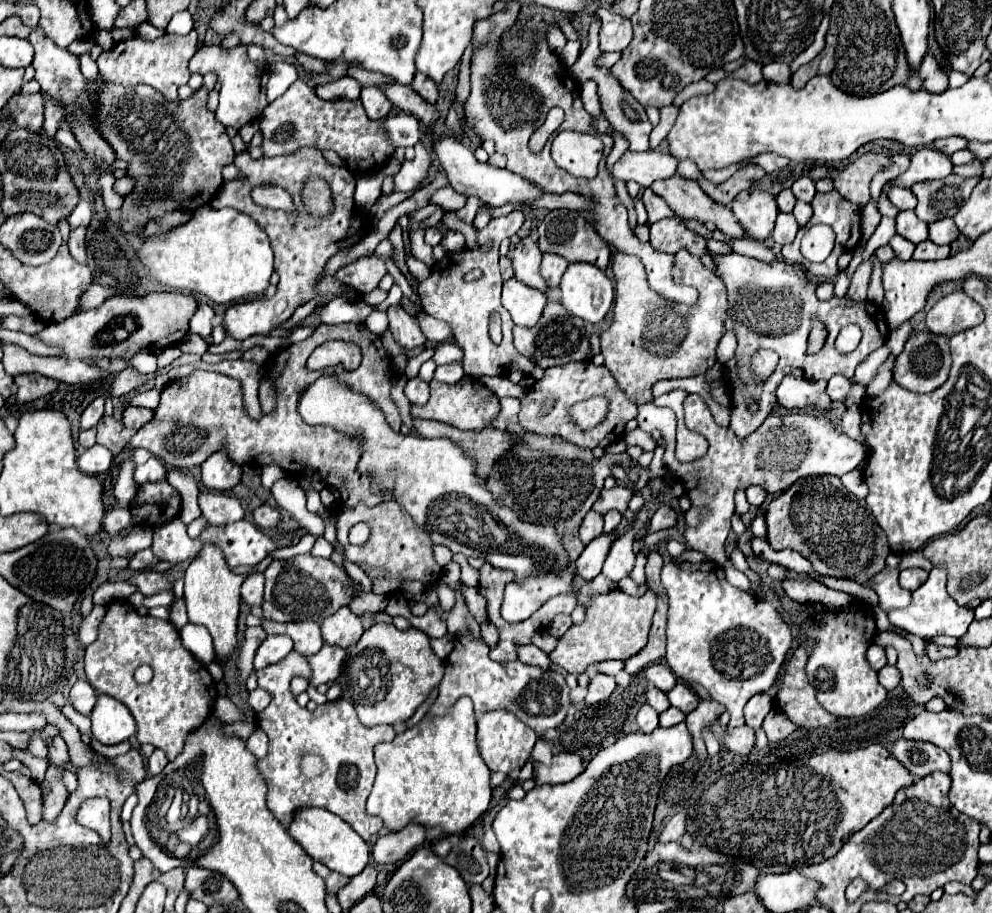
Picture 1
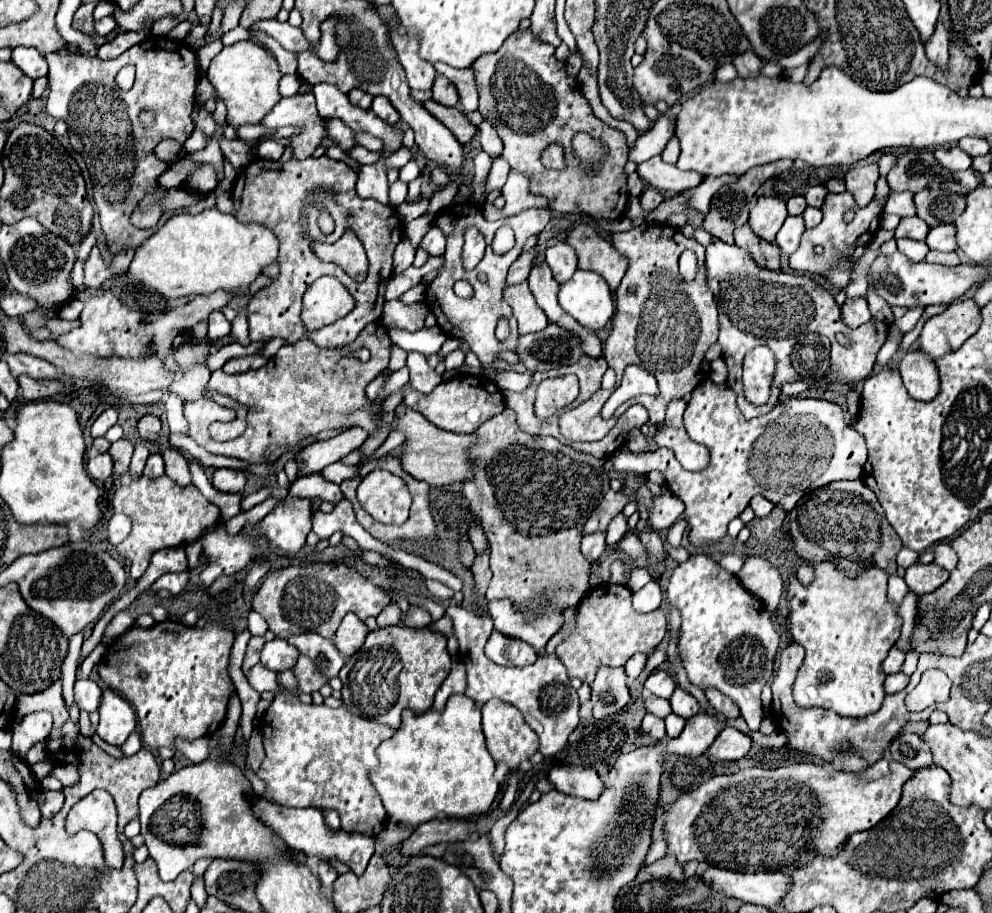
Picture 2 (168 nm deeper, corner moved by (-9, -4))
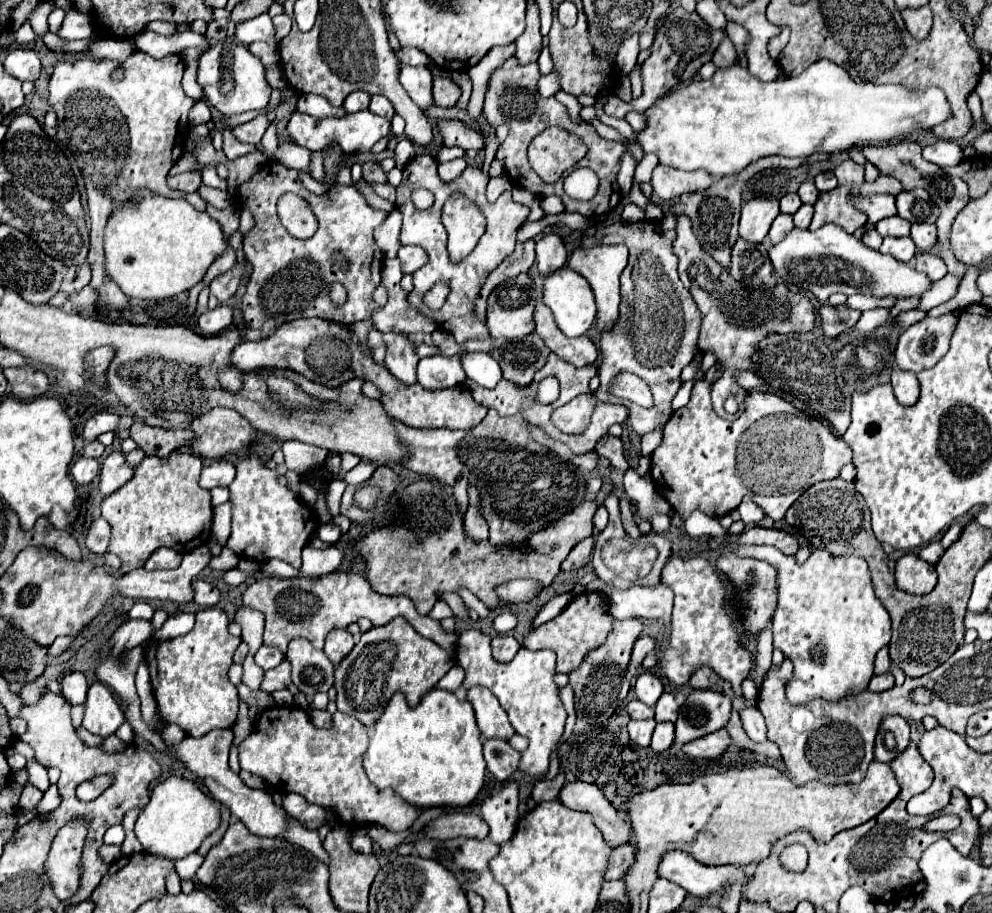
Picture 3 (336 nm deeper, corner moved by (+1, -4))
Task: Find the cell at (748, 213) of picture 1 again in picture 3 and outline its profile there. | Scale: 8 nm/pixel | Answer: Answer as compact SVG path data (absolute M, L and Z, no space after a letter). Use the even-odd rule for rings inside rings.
M748 200L742 206L742 218L740 218L740 238L748 242L762 242L774 222L774 218L780 214L778 200Z

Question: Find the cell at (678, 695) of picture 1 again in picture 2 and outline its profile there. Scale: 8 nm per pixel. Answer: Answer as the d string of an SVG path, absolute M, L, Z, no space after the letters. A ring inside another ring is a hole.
M682 688L674 690L674 694L670 698L670 704L672 704L672 712L678 714L678 716L682 716L682 718L692 718L694 714L700 712L698 700L690 692L686 692Z

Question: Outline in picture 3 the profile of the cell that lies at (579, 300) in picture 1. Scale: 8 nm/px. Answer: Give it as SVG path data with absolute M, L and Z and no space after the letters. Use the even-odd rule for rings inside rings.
M568 266L546 276L546 280L544 280L544 304L552 310L554 320L560 326L560 330L570 338L582 336L592 326L592 322L596 318L596 302L594 302L594 294L592 294L590 284L586 282L586 278L582 278L578 272L570 270Z

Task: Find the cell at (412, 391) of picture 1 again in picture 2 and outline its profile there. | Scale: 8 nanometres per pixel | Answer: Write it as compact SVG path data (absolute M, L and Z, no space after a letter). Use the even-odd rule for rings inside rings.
M408 352L406 366L410 370L410 386L422 394L430 394L434 386L442 382L442 378L434 372L434 368L430 368L426 356L420 352Z

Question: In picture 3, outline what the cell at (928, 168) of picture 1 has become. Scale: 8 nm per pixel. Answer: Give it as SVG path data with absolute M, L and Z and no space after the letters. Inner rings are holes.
M938 140L934 144L928 144L922 148L922 156L944 168L944 166L956 166L960 160L962 160L962 148L956 144L956 142L950 142L950 140Z

